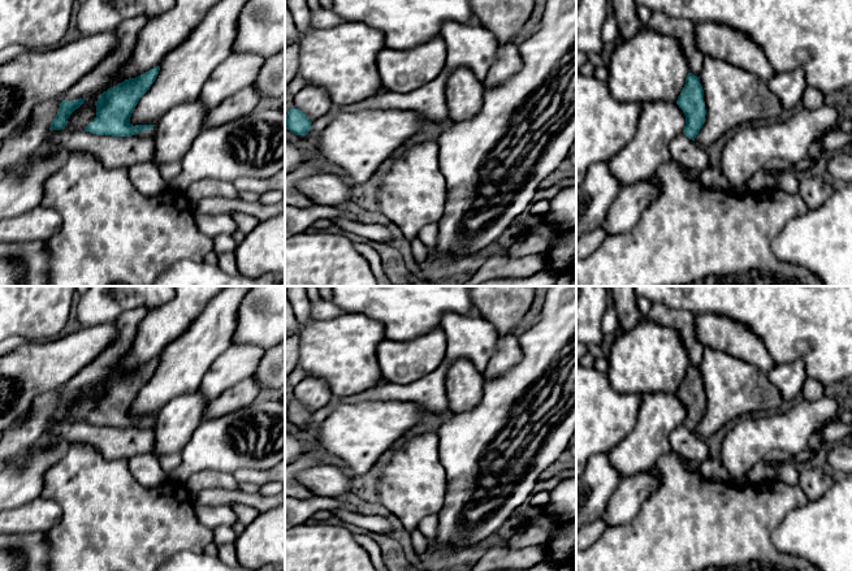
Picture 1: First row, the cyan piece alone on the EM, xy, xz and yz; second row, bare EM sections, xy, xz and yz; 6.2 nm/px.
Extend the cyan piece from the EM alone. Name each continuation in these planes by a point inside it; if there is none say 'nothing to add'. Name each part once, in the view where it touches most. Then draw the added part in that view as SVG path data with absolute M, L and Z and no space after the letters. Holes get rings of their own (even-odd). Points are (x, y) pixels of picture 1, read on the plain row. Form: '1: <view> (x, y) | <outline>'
nothing to add

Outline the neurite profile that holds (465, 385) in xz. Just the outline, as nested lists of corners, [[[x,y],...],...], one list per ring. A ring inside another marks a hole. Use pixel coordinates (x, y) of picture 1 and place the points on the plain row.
[[[457,359],[450,363],[445,380],[449,408],[454,414],[472,410],[483,398],[485,377],[471,362]]]

